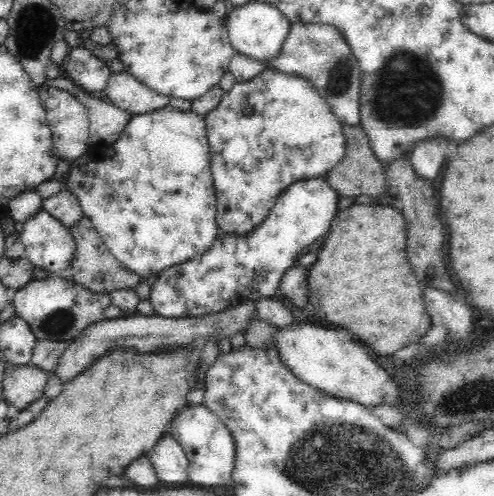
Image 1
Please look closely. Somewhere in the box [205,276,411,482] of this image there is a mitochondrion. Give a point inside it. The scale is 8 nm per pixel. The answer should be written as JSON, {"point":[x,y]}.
{"point":[394,468]}

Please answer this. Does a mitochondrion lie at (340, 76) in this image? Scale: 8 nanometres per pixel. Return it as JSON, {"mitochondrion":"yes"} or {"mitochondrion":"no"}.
{"mitochondrion":"yes"}

